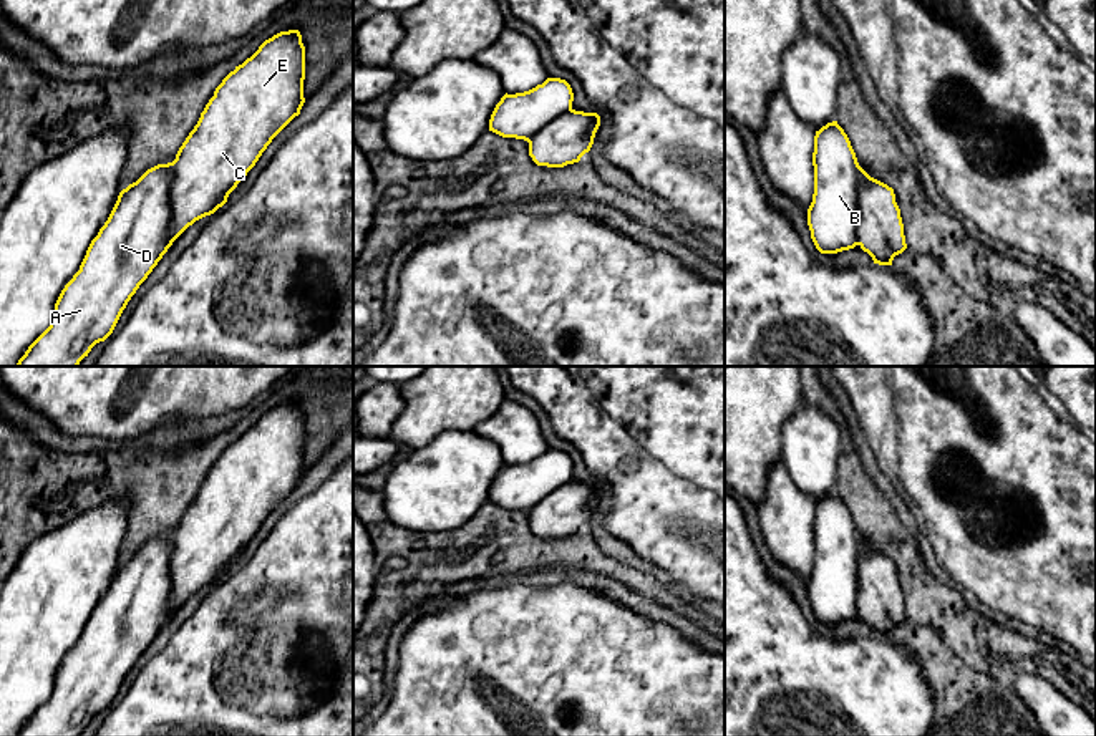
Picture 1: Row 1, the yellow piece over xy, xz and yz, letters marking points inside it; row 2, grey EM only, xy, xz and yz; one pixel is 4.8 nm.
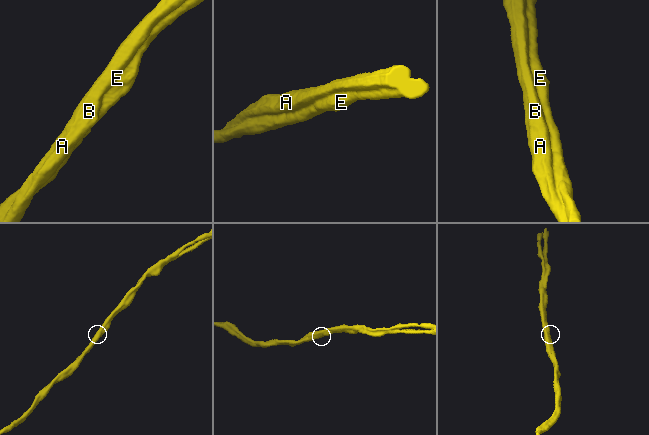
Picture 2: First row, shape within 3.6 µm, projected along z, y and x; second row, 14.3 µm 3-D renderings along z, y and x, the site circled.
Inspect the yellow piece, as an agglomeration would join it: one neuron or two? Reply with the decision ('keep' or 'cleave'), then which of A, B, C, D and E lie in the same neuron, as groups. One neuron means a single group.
keep; groups A B C D E

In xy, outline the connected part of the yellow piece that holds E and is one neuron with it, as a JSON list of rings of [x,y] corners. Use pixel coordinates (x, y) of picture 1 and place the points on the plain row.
[[[298,401],[274,406],[235,438],[216,459],[176,530],[148,540],[119,564],[80,642],[61,661],[50,698],[17,736],[80,736],[96,714],[104,713],[172,613],[196,592],[222,579],[272,511],[300,486],[303,451],[305,418]]]

